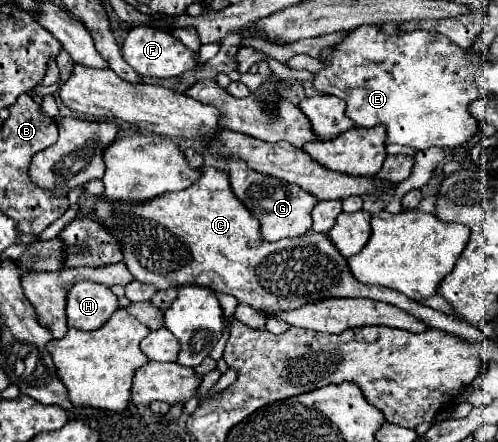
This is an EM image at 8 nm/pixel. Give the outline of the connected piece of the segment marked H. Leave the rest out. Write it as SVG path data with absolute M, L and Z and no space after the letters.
M78 282L68 290L66 296L68 326L84 332L100 328L116 308L118 298L108 286L96 282Z

